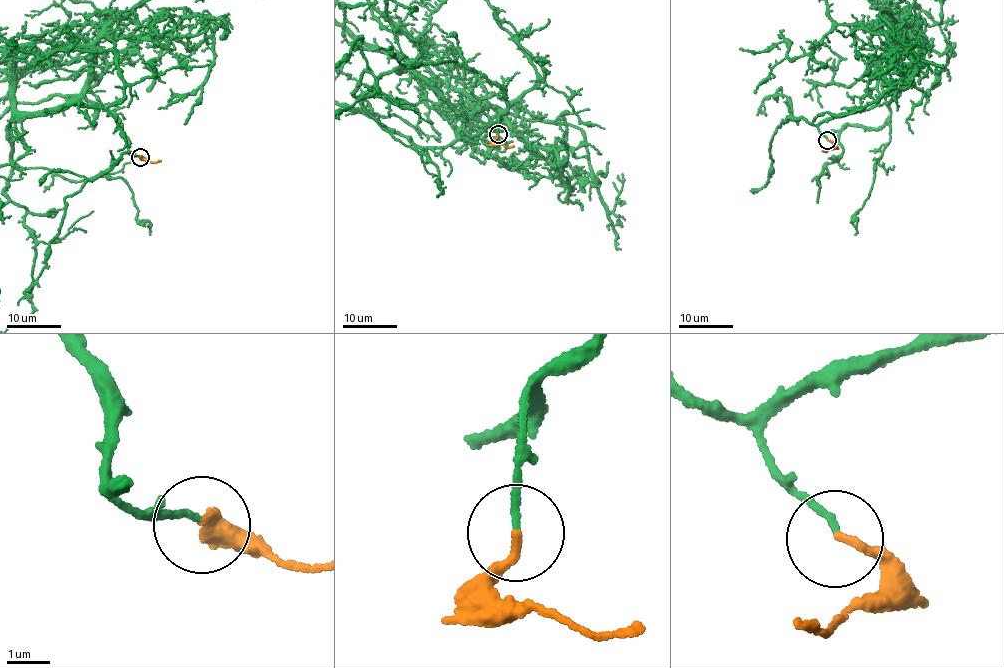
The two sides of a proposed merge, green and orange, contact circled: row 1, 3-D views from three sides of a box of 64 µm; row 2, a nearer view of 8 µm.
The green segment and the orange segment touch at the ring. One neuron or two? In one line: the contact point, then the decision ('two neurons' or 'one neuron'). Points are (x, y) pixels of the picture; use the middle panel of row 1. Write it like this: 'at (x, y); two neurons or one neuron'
at (498, 134); one neuron

